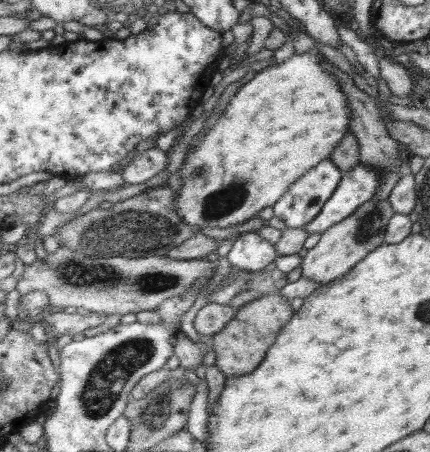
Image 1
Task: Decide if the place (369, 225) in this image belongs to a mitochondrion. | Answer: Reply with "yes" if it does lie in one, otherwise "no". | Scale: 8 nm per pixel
yes

